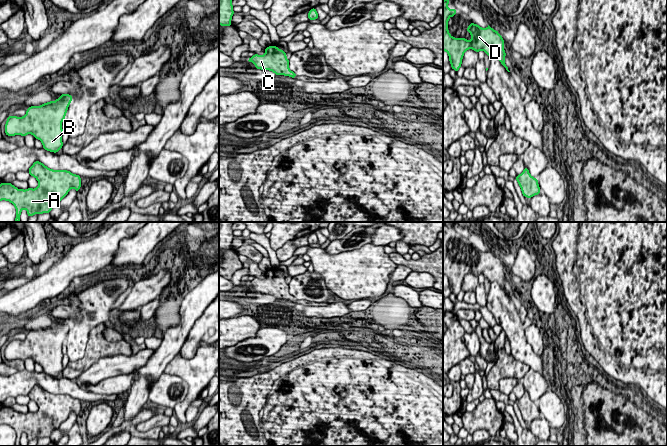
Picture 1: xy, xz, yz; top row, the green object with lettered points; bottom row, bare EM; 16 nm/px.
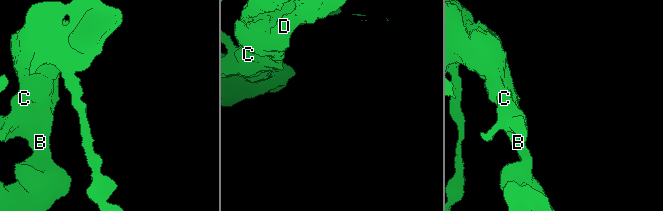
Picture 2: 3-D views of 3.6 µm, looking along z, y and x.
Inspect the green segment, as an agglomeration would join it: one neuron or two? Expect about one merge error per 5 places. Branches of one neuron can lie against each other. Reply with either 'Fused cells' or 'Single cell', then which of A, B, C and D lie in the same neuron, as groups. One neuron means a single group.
Single cell. Groups: A B C D

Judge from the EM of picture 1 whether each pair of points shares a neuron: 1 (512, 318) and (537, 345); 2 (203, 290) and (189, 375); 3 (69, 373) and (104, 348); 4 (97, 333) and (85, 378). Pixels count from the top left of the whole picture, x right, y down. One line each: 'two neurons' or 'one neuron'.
1: two neurons
2: two neurons
3: one neuron
4: two neurons

